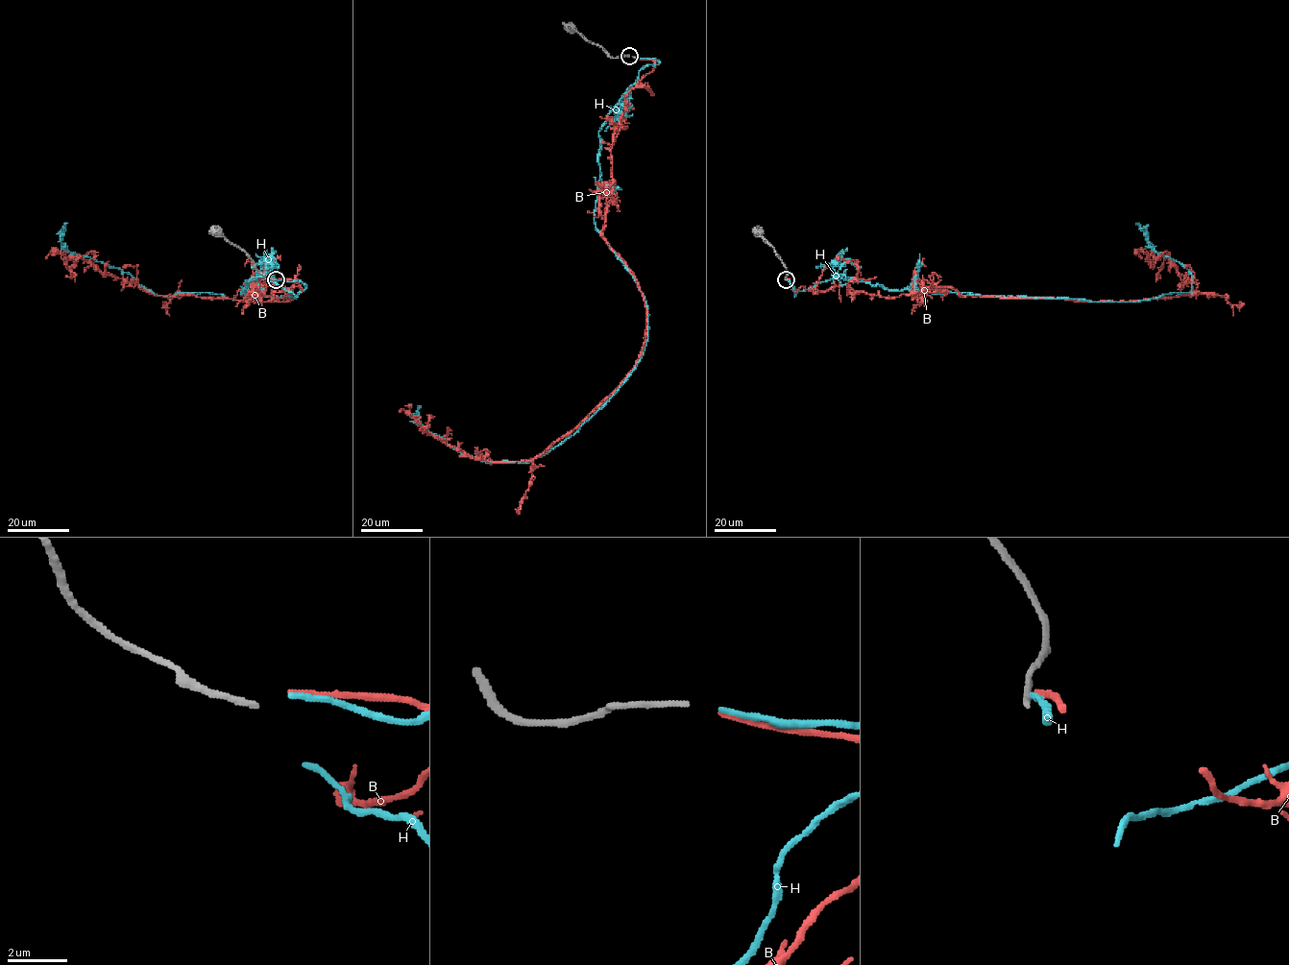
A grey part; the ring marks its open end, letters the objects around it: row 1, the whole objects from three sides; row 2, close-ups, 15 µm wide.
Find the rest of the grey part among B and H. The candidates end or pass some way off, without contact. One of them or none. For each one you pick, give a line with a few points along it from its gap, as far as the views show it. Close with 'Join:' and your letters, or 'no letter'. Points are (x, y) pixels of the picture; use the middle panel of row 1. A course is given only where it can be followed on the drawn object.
H: via (632, 56), (660, 62), (598, 132), (593, 221), (648, 311), (634, 370), (528, 462), (463, 454), (420, 406)
Join: H

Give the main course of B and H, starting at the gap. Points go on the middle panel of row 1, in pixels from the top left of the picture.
B: (632, 57), (655, 66), (624, 98), (601, 236), (646, 309), (634, 368), (527, 460), (471, 458), (400, 412)
H: (632, 56), (660, 62), (598, 132), (593, 221), (648, 311), (634, 370), (528, 462), (463, 454), (420, 406)

